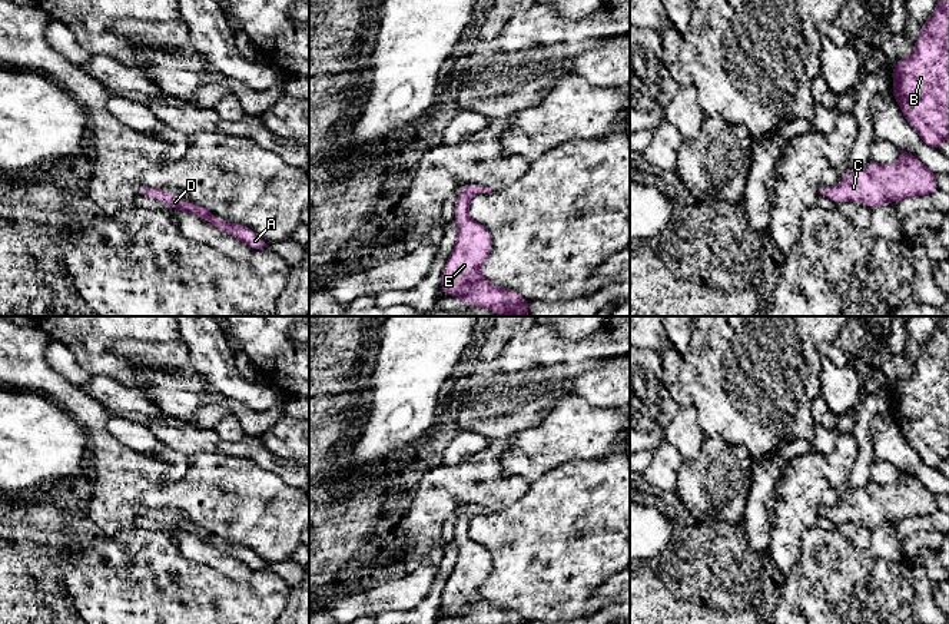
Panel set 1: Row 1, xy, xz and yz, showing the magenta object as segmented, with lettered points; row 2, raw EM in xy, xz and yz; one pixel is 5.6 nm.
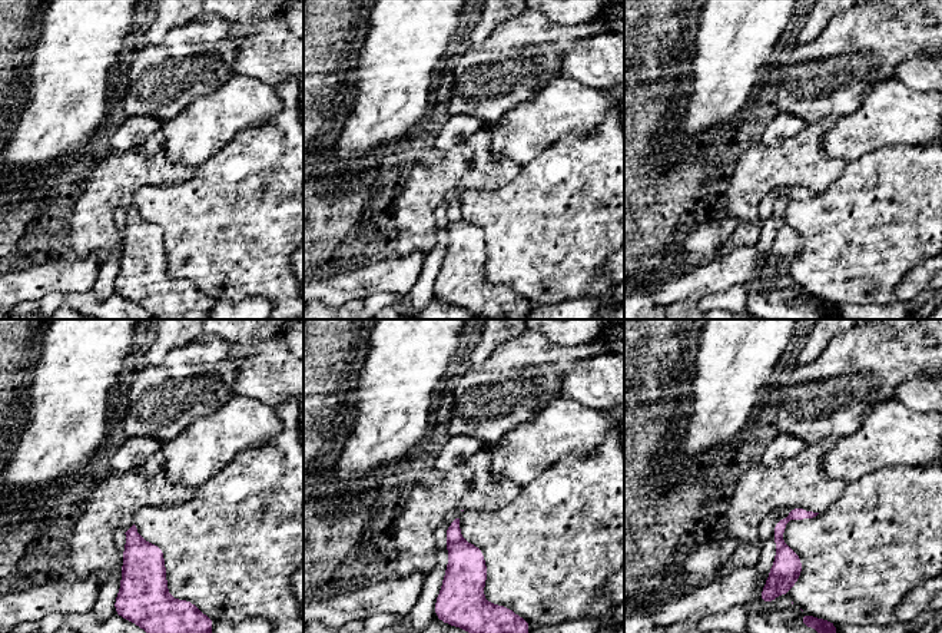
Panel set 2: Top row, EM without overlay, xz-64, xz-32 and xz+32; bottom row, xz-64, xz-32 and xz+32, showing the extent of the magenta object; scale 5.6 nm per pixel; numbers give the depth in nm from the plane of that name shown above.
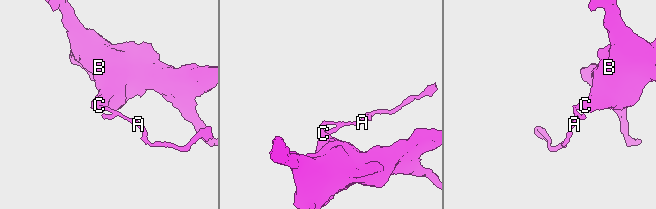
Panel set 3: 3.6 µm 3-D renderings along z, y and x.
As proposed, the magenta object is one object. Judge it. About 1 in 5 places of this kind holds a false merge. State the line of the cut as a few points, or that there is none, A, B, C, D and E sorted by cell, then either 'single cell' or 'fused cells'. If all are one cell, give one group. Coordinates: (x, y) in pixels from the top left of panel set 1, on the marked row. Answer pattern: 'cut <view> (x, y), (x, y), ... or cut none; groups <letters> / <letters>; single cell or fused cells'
cut none; groups A B C D E; single cell

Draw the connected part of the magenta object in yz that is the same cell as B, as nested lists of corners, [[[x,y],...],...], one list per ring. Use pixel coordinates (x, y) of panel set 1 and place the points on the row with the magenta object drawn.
[[[939,0],[933,14],[920,26],[912,54],[900,59],[892,70],[895,83],[890,93],[920,140],[940,150],[949,137],[949,0]]]

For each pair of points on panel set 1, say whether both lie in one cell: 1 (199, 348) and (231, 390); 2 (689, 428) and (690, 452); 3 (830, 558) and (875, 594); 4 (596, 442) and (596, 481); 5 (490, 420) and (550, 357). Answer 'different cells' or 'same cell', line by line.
1: same cell
2: same cell
3: same cell
4: different cells
5: same cell

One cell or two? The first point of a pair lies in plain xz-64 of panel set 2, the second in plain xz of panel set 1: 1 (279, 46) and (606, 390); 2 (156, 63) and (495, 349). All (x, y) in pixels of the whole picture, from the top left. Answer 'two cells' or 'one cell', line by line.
1: one cell
2: two cells

